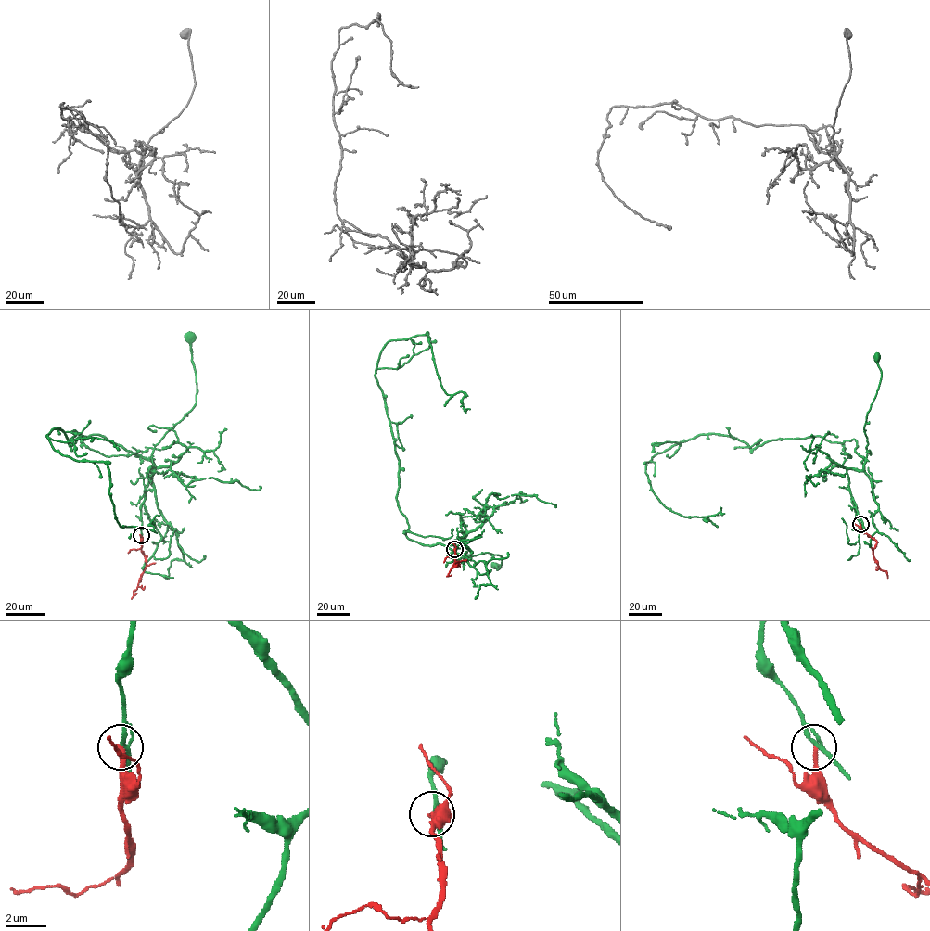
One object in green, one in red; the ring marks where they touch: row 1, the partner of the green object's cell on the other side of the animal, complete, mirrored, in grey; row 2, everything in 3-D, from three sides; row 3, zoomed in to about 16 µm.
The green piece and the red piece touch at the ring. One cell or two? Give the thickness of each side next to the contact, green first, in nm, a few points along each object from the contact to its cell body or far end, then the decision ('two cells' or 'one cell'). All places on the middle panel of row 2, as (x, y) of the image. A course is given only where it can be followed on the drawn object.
190 nm thick on the green side, 240 nm on the other; green runs (454, 549), (454, 541), (464, 535), (464, 555), (485, 553), (498, 554), (502, 564), (497, 569), (496, 565); red runs (454, 549), (454, 559), (458, 565), (459, 562), (456, 562), (446, 576); two cells

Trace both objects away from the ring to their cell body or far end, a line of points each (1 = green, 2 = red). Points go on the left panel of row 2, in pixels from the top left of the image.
1: (141, 535), (141, 506), (153, 472), (150, 469), (154, 467), (153, 451), (196, 402), (197, 376), (191, 336)
2: (141, 535), (141, 550), (146, 565), (132, 599)

